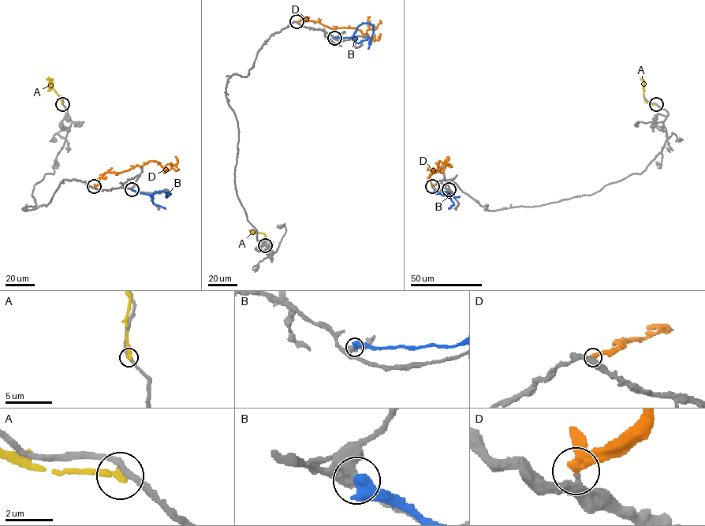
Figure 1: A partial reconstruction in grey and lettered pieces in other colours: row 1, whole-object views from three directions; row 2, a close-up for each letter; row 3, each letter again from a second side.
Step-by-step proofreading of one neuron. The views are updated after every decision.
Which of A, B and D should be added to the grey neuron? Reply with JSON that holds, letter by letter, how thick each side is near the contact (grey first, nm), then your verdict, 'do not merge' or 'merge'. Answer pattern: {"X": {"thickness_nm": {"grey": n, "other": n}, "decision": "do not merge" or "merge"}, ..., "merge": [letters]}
{"A": {"thickness_nm": {"grey": 260, "other": 300}, "decision": "do not merge"}, "B": {"thickness_nm": {"grey": 340, "other": 600}, "decision": "do not merge"}, "D": {"thickness_nm": {"grey": 320, "other": 460}, "decision": "do not merge"}, "merge": []}

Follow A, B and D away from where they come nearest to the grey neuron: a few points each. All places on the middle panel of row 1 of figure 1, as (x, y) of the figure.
A: (265, 245), (264, 234), (251, 233), (248, 230)
B: (334, 38), (350, 37), (359, 25), (369, 23), (372, 25), (373, 32), (368, 49)
D: (296, 21), (304, 19), (318, 21), (333, 28), (356, 27), (375, 40), (380, 35), (378, 36)

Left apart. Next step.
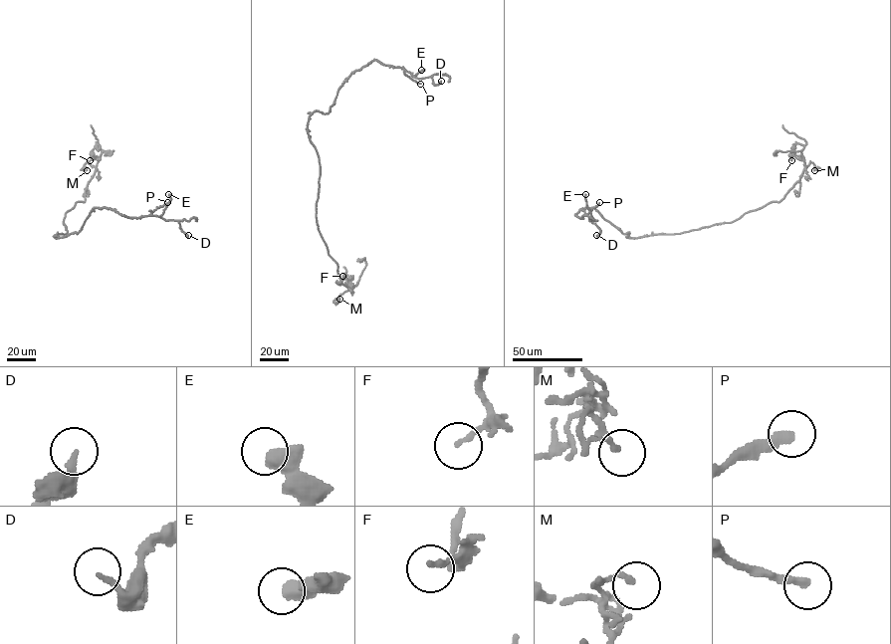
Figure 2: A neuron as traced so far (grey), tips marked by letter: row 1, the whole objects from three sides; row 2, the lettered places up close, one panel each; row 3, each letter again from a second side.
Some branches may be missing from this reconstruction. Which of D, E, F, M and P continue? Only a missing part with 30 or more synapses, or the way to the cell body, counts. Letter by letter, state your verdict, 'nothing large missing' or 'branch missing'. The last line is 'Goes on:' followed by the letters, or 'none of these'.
D: nothing large missing
E: nothing large missing
F: nothing large missing
M: nothing large missing
P: branch missing
Goes on: P

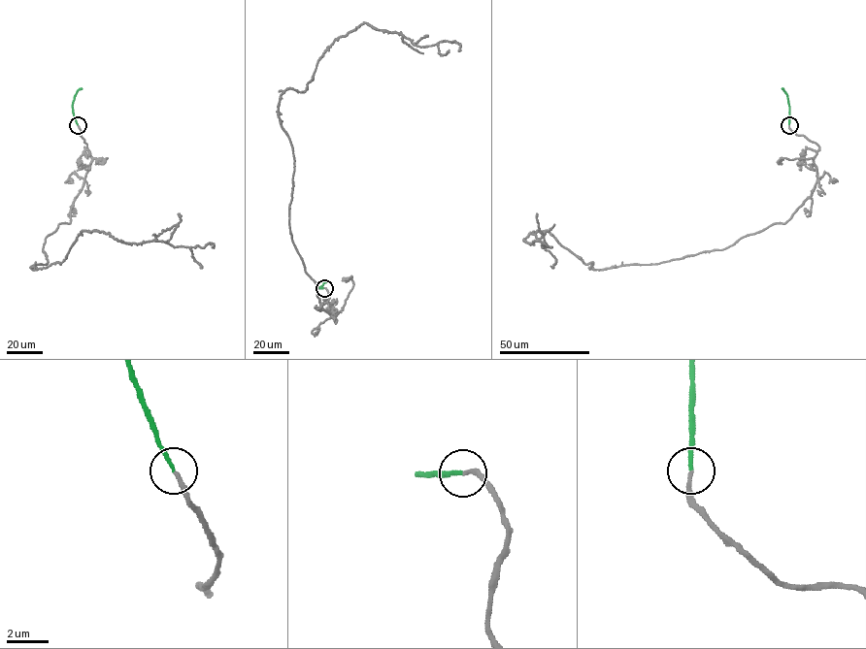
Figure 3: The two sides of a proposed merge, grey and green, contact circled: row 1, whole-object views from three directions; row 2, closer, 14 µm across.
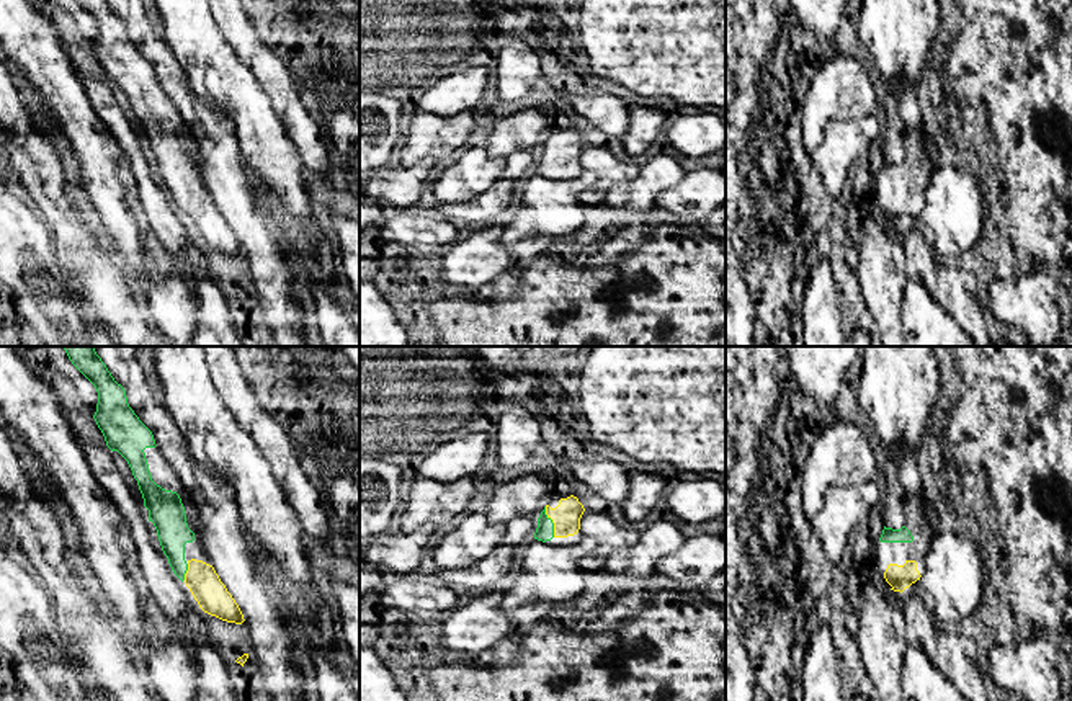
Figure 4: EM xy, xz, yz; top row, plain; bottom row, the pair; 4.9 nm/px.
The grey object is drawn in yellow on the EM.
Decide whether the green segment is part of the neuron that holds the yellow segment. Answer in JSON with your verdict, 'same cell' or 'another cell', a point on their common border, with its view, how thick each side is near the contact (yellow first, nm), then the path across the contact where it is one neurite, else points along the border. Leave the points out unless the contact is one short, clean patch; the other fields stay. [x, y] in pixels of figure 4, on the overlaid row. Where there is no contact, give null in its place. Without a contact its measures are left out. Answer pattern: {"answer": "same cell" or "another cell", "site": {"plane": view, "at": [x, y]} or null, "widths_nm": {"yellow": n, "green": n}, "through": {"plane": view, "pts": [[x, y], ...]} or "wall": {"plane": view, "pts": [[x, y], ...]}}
{"answer": "same cell", "site": {"plane": "xz", "at": [553, 522]}, "widths_nm": {"yellow": 140, "green": 90}, "through": {"plane": "xz", "pts": [[566, 517], [561, 522], [553, 522], [544, 531]]}}

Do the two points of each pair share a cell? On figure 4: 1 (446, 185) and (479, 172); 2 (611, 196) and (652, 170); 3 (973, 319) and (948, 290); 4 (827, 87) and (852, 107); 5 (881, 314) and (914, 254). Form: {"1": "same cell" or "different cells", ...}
{"1": "same cell", "2": "same cell", "3": "same cell", "4": "same cell", "5": "different cells"}

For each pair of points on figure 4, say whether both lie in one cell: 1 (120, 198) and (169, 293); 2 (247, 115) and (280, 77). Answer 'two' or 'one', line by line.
1: one
2: two

